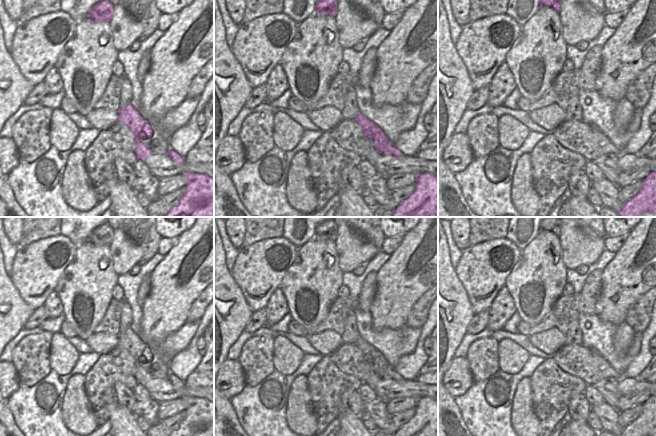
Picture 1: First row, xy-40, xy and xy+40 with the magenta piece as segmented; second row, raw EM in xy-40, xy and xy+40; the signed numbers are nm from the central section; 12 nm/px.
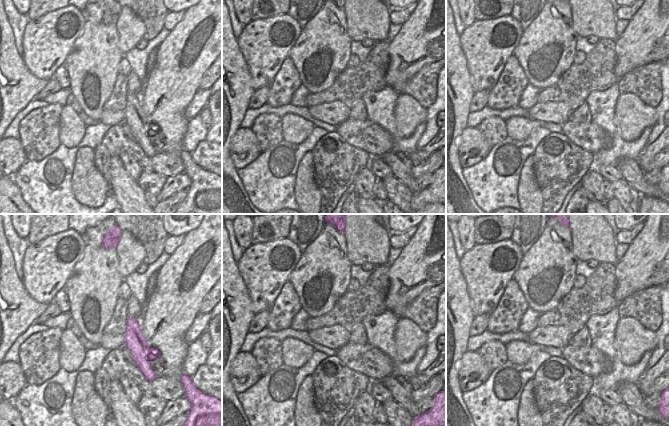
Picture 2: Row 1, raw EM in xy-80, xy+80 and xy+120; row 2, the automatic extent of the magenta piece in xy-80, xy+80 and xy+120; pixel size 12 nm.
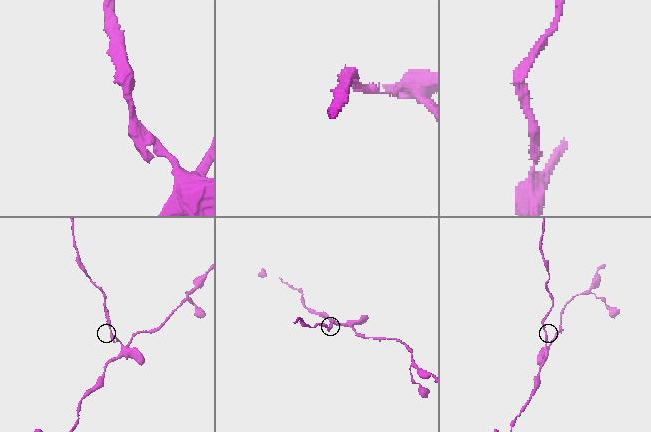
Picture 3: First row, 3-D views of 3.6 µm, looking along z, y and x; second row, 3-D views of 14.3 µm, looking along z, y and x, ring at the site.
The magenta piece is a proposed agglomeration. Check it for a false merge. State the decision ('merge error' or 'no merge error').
merge error

